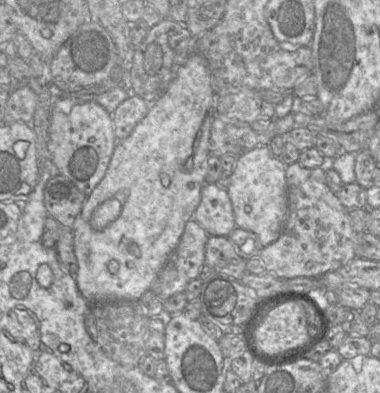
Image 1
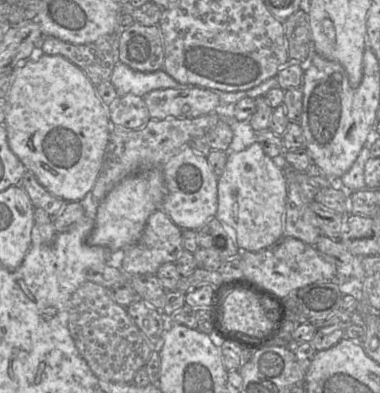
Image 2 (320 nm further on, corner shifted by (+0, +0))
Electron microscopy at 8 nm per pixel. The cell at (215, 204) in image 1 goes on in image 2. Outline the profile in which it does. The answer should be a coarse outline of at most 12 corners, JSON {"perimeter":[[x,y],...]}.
{"perimeter":[[187,145],[162,166],[160,209],[182,230],[215,217],[218,177]]}

